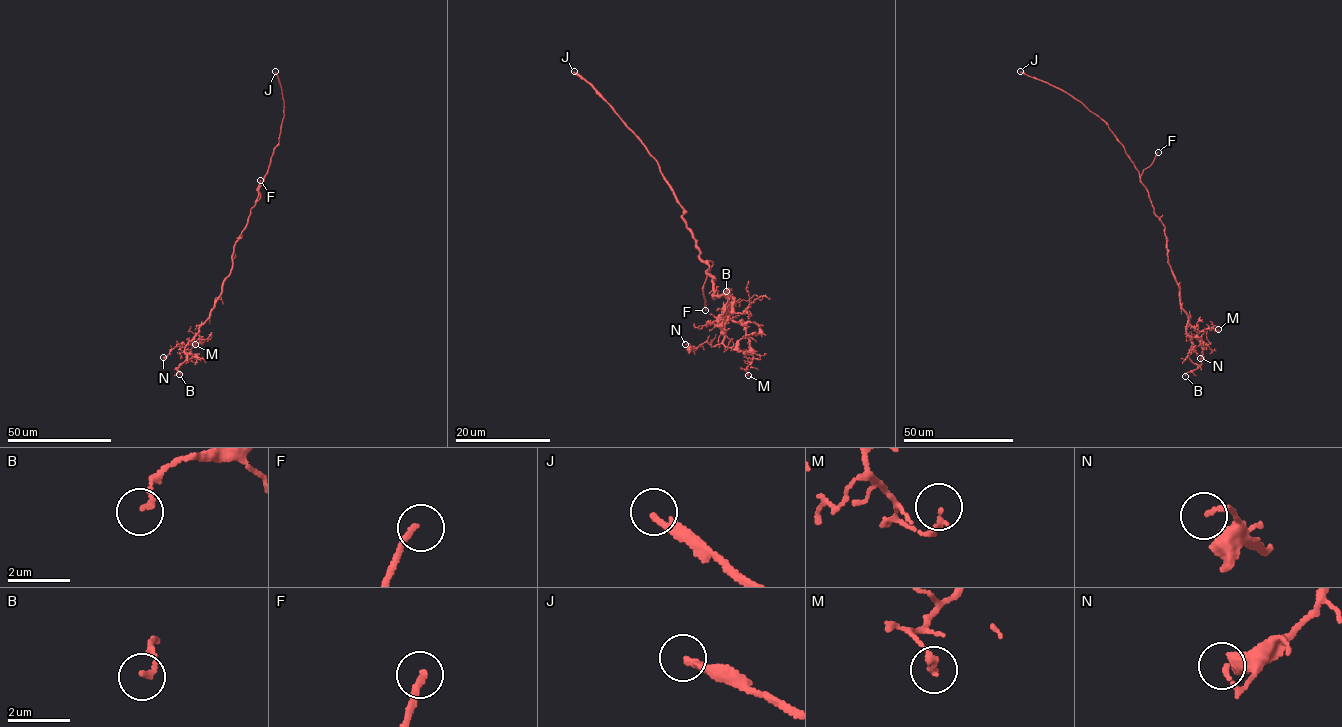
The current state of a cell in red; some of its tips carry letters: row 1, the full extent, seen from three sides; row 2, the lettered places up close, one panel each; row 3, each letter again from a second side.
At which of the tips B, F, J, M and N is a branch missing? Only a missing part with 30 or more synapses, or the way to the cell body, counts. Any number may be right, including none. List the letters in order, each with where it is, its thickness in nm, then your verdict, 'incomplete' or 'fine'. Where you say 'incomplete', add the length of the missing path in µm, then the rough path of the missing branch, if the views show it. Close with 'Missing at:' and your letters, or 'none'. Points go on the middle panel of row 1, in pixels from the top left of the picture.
B: at (726, 291); 150 nm thick; fine
F: at (705, 310); 180 nm thick; incomplete; about 15 µm are missing; missing branch runs (705, 310), (705, 330), (708, 335), (717, 331), (714, 335)
J: at (574, 71); 220 nm thick; incomplete; about 120 µm are missing
M: at (748, 375); 140 nm thick; fine
N: at (685, 344); 130 nm thick; fine
Missing at: F, J

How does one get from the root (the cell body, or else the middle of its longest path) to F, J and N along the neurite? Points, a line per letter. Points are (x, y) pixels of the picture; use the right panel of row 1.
F: (1153, 207), (1140, 177), (1158, 152)
J: (1153, 207), (1139, 172), (1103, 120), (1070, 95), (1020, 71)
N: (1153, 207), (1164, 226), (1168, 261), (1188, 319), (1186, 331), (1202, 341), (1199, 342), (1202, 353), (1200, 358)

